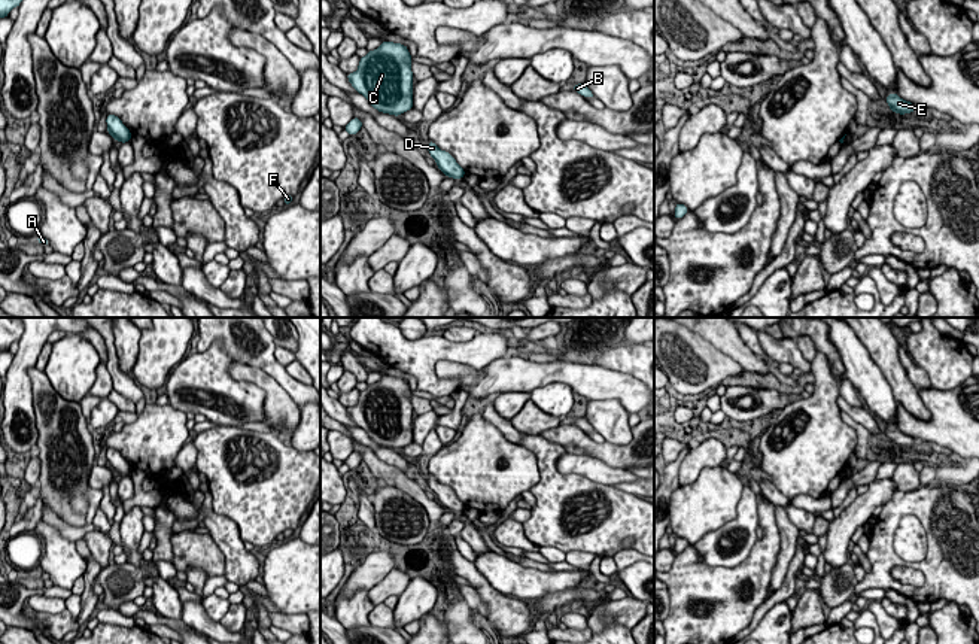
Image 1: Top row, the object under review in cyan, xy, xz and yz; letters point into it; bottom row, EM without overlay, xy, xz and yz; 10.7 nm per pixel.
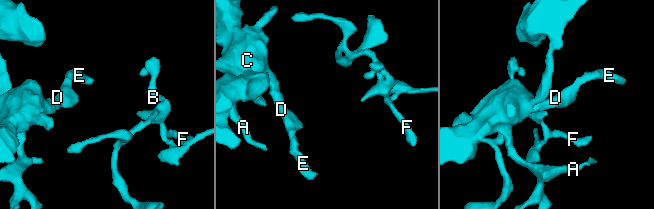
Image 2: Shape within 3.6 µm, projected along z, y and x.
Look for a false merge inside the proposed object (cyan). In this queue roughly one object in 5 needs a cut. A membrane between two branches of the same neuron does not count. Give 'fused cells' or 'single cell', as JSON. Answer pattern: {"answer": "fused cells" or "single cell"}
{"answer": "single cell"}

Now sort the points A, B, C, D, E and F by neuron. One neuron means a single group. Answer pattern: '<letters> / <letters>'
A B C D E F

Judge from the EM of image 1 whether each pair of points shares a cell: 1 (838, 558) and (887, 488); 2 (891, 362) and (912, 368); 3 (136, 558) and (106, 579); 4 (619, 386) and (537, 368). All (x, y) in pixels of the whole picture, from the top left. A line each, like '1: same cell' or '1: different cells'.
1: same cell
2: different cells
3: different cells
4: same cell

